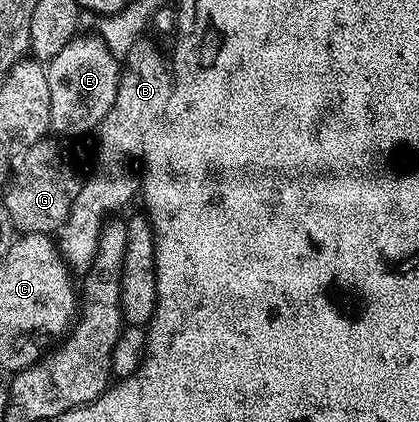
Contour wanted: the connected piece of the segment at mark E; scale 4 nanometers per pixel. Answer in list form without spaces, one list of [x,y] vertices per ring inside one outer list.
[[[77,36],[72,42],[65,44],[65,48],[61,48],[61,52],[57,52],[57,56],[50,59],[49,65],[46,67],[51,130],[56,135],[87,134],[90,130],[92,133],[103,123],[109,108],[113,108],[117,100],[117,88],[119,87],[119,75],[121,73],[120,59],[104,45],[102,37],[83,37]]]

